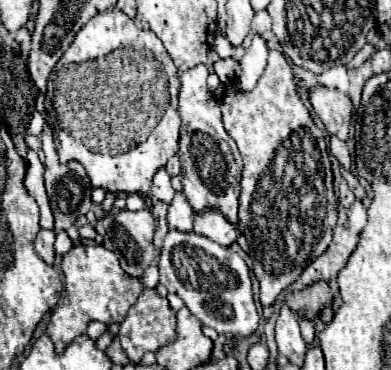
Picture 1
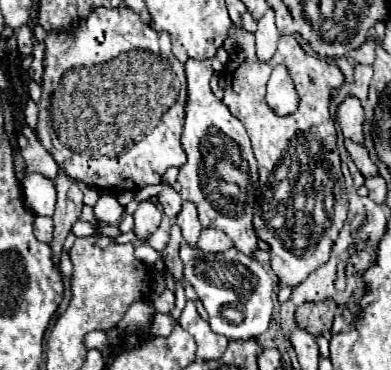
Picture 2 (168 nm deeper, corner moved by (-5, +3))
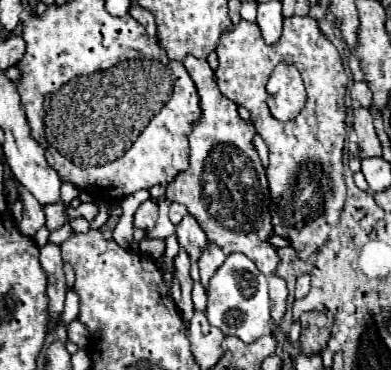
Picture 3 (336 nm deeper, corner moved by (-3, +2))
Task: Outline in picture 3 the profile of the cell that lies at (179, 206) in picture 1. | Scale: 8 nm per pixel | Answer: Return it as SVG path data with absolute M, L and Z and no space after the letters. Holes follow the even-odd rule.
M189 214L181 220L181 224L177 224L177 240L179 240L179 246L189 254L191 260L199 260L205 246L209 246L205 232L197 224L197 220Z

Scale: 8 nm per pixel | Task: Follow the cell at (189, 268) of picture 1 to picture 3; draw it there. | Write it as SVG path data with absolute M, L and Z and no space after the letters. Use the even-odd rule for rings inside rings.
M245 254L227 256L225 264L211 278L207 294L209 324L219 328L225 336L239 336L243 342L255 342L257 338L271 334L269 308L271 300L265 274L261 274Z

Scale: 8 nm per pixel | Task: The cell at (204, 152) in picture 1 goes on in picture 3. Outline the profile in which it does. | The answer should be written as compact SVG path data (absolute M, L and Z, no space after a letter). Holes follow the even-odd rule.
M189 54L185 56L183 66L197 86L203 116L189 134L191 164L167 186L167 198L185 204L187 212L199 222L211 244L219 246L225 254L241 252L251 258L265 276L273 274L279 264L279 254L269 242L273 234L269 210L271 198L265 168L253 146L255 128L249 120L239 116L237 104L221 94L207 60Z

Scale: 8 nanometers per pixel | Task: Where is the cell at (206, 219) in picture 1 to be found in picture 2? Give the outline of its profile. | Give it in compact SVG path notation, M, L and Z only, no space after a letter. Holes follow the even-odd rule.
M203 229L197 245L207 253L221 253L225 249L231 249L233 241L219 229Z

